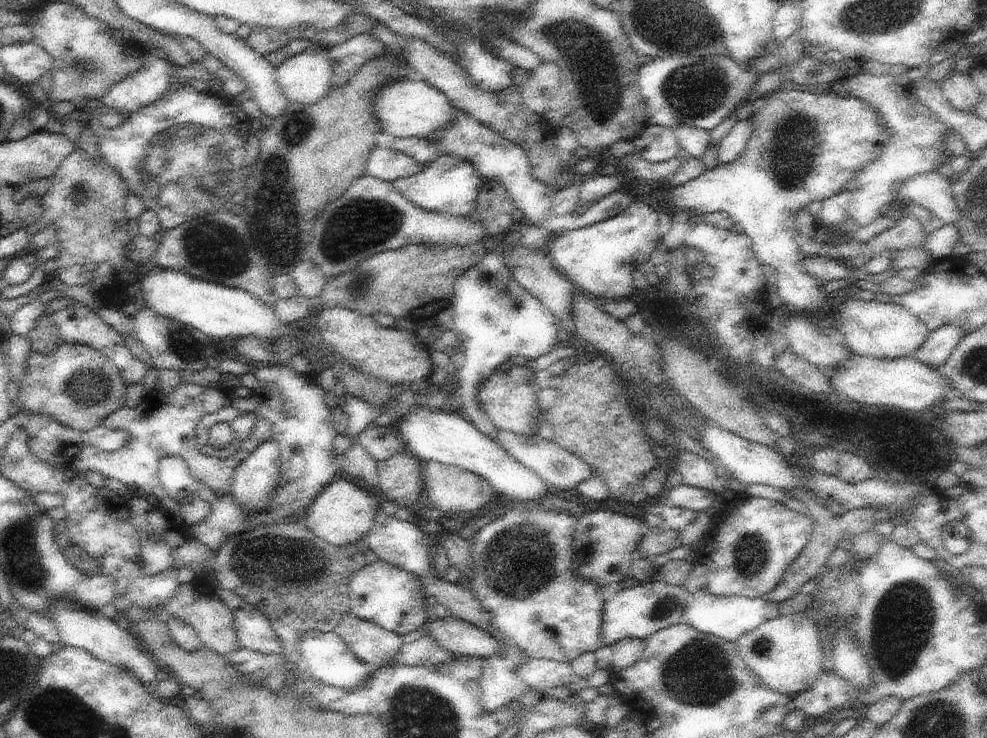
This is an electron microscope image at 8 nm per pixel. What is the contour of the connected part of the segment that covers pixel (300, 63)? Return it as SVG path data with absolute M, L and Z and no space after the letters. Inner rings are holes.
M309 46L275 68L275 82L289 102L311 106L333 90L333 70L323 46Z

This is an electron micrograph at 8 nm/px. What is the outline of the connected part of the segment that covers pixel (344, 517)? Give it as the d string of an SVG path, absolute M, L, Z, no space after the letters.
M333 480L305 510L303 524L319 538L323 538L329 544L345 546L345 544L357 544L365 540L367 532L371 530L377 510L381 508L379 498L371 498L365 490L359 486L347 482L347 480Z

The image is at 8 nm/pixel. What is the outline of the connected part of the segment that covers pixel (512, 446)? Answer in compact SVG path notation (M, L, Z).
M497 430L497 442L505 448L507 454L511 454L519 462L523 462L527 468L531 468L535 474L539 474L551 486L551 492L555 492L555 494L563 494L563 492L571 494L577 484L581 484L583 480L587 480L591 476L589 464L585 464L579 456L567 452L565 448L557 446L549 438L541 438L537 434L523 436L523 434L507 432L507 430Z

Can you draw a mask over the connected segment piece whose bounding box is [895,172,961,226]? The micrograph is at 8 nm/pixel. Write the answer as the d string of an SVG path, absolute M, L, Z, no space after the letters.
M923 172L923 174L915 174L915 176L907 178L895 190L895 200L901 200L901 202L905 200L907 204L921 204L921 206L925 206L939 220L943 220L945 226L955 226L959 216L961 216L959 208L955 204L955 198L953 198L953 180L947 180L941 172Z

